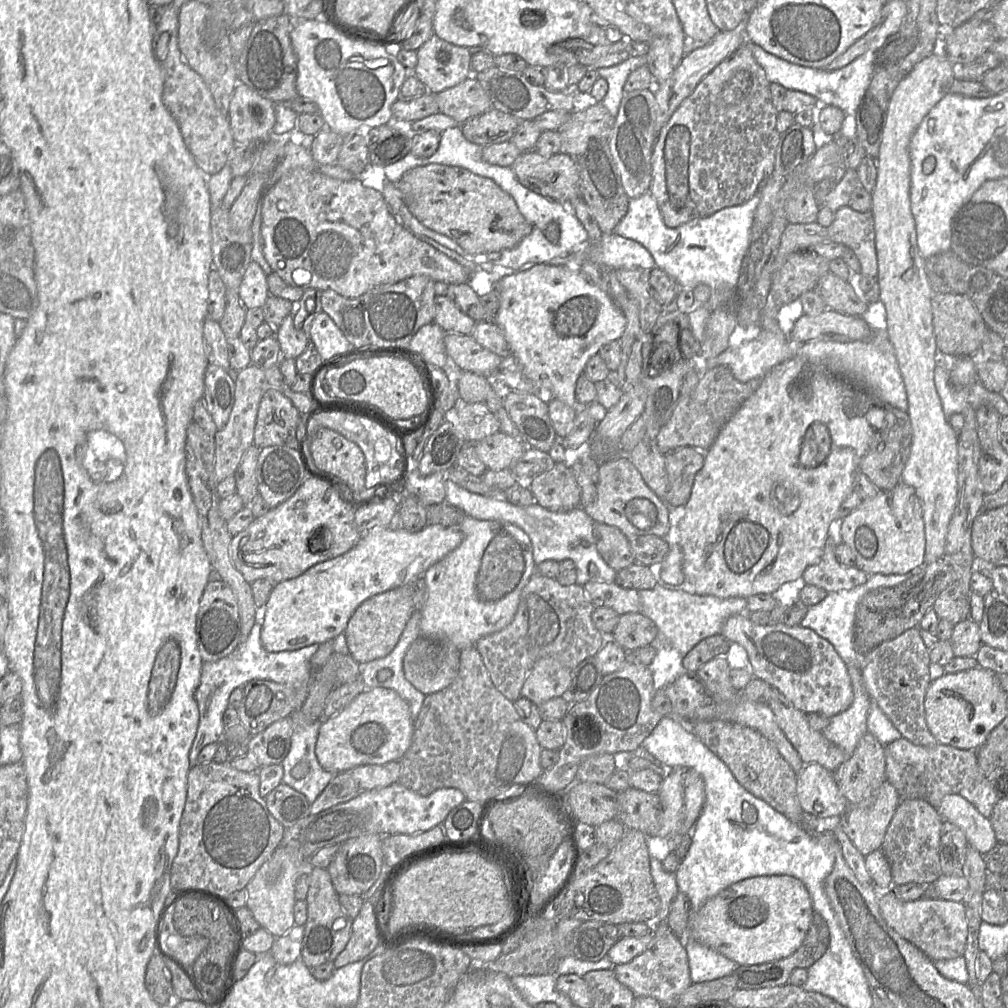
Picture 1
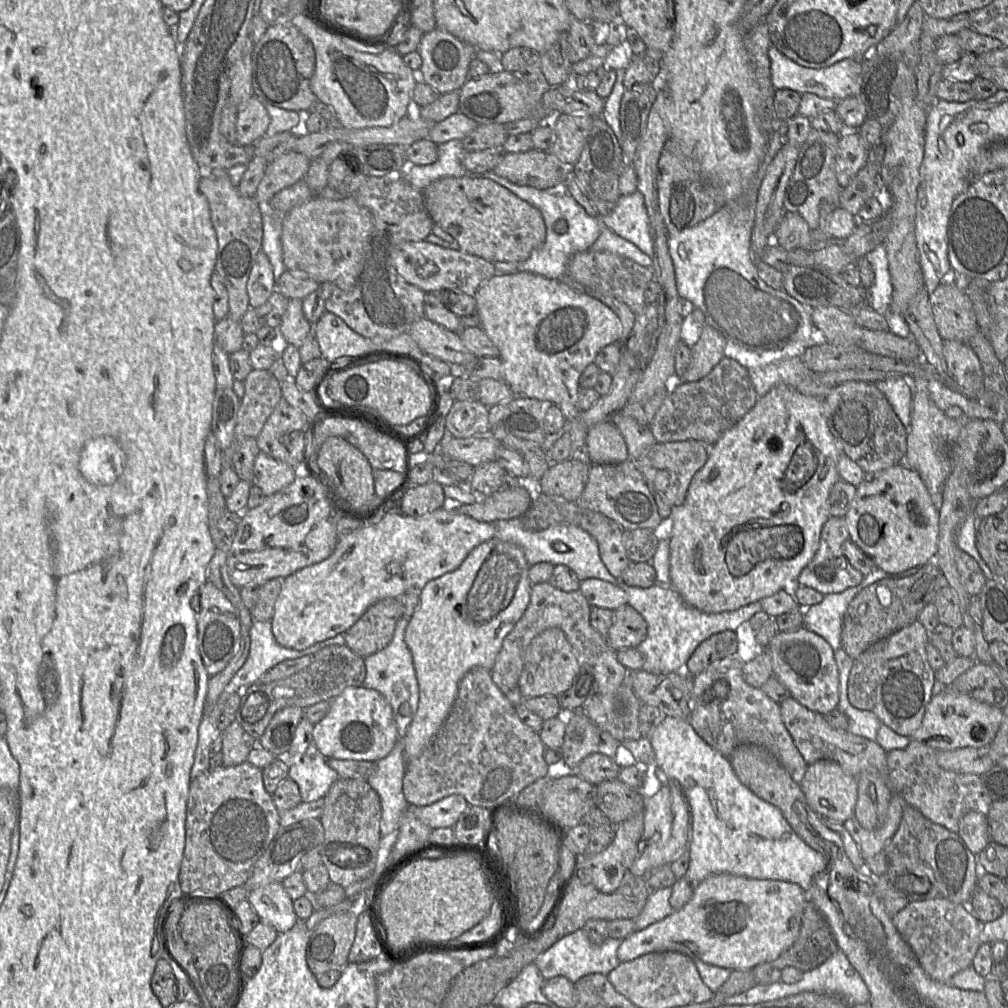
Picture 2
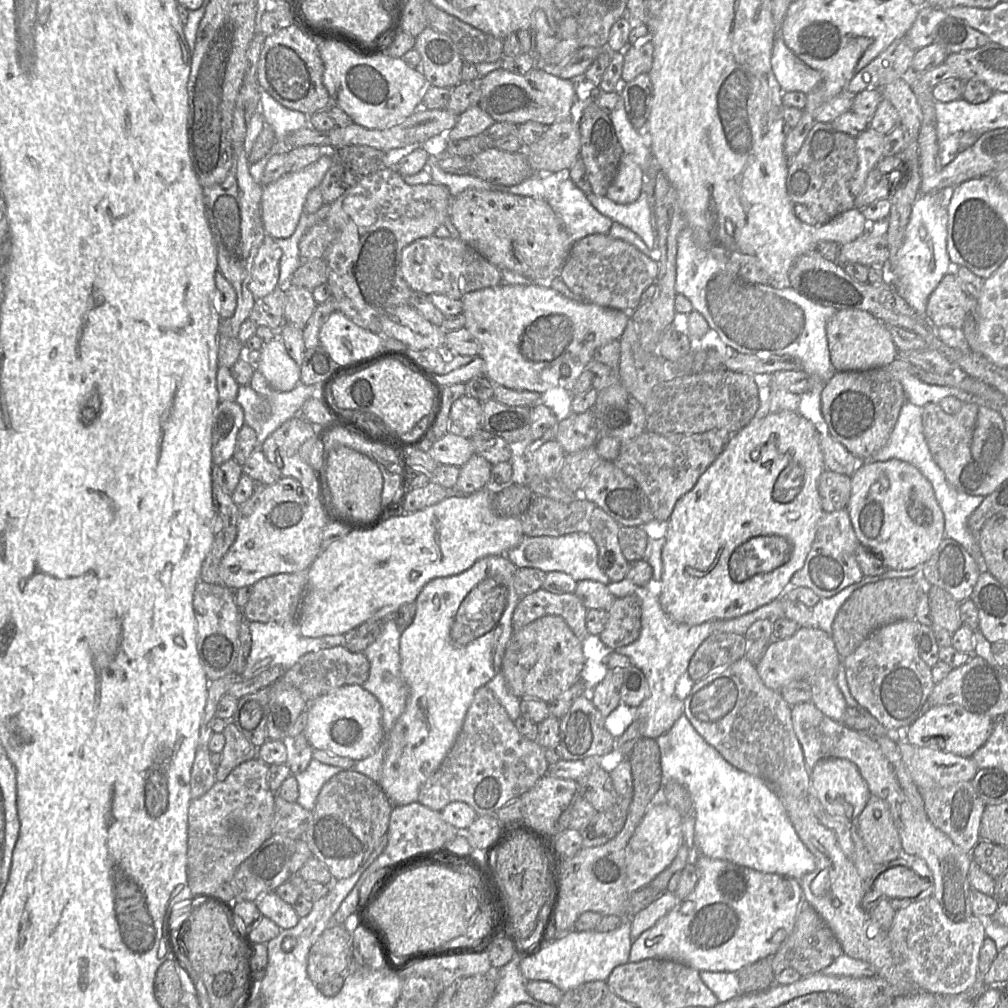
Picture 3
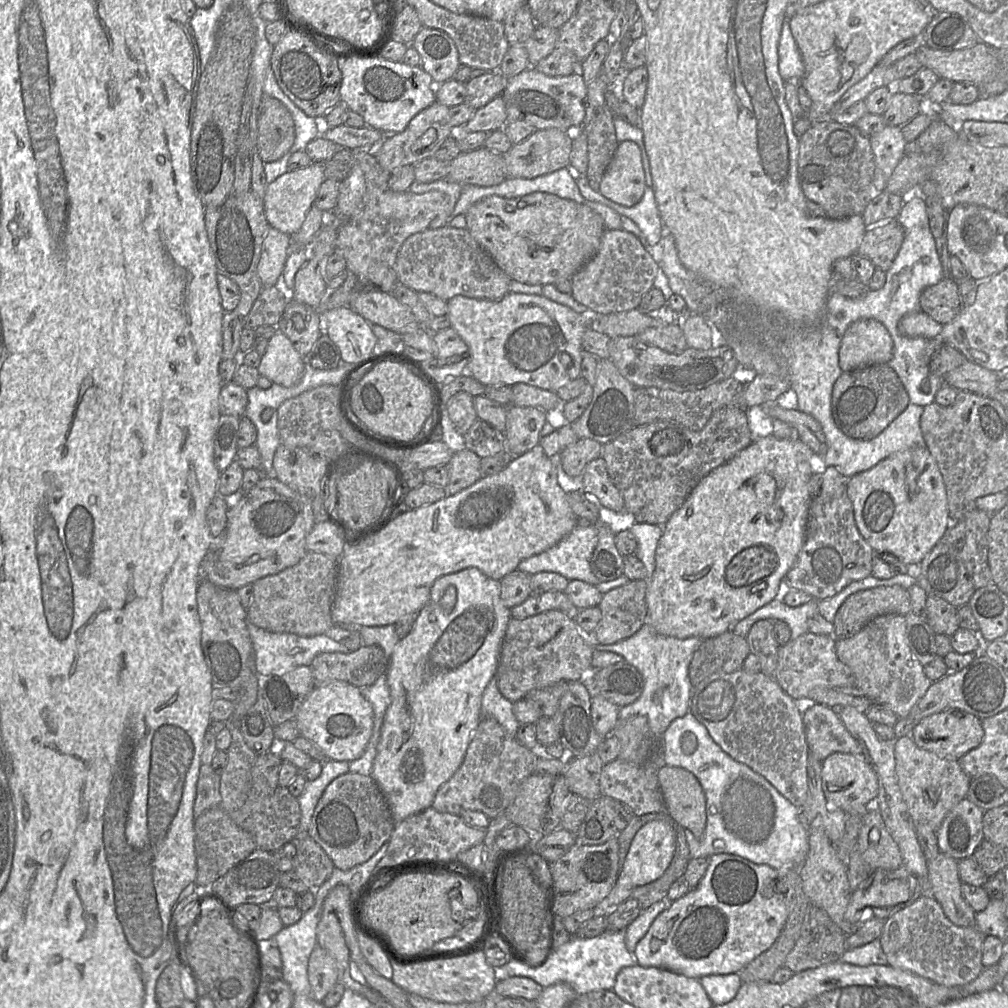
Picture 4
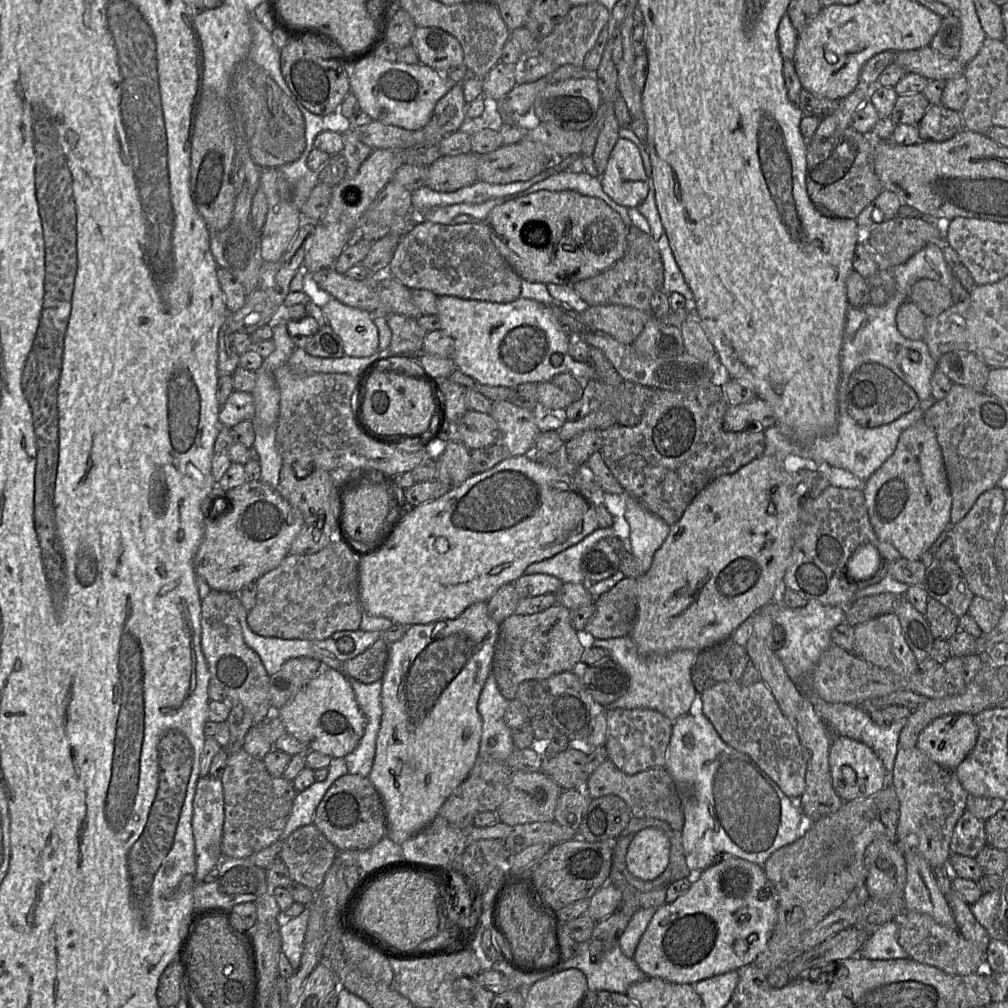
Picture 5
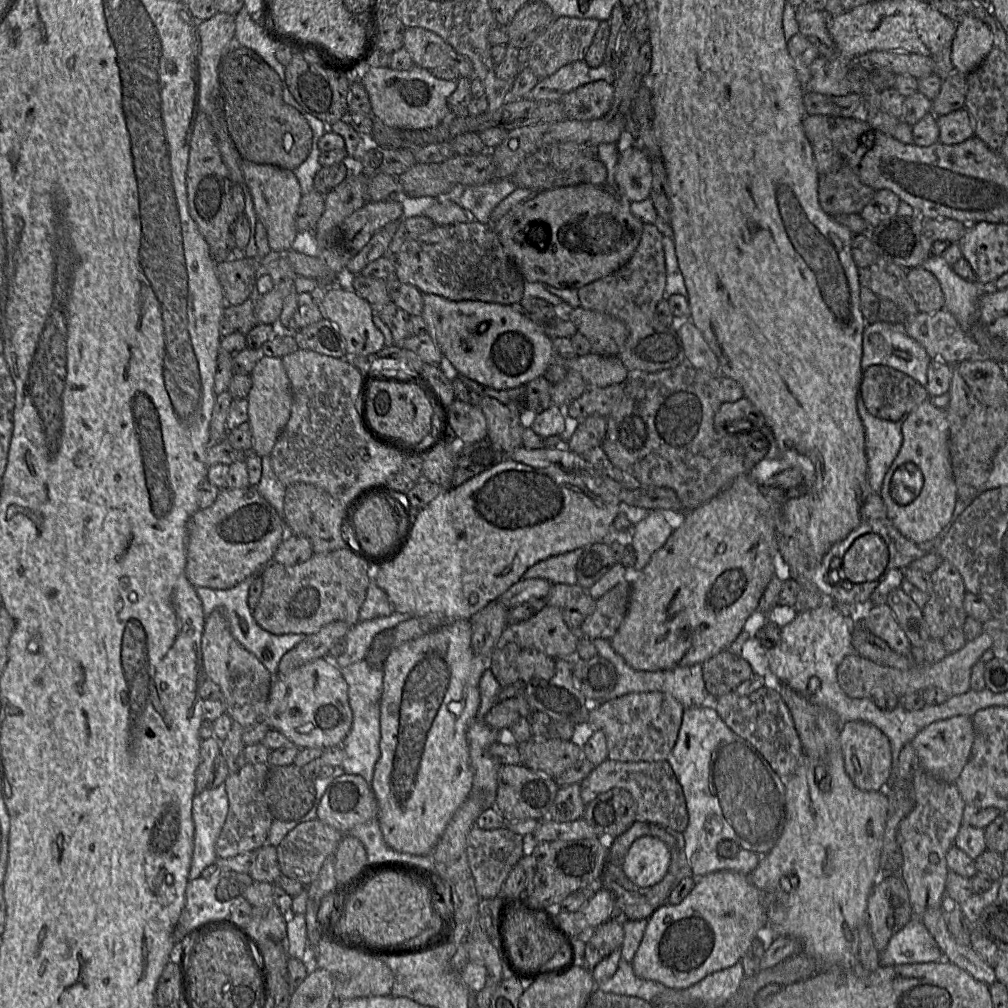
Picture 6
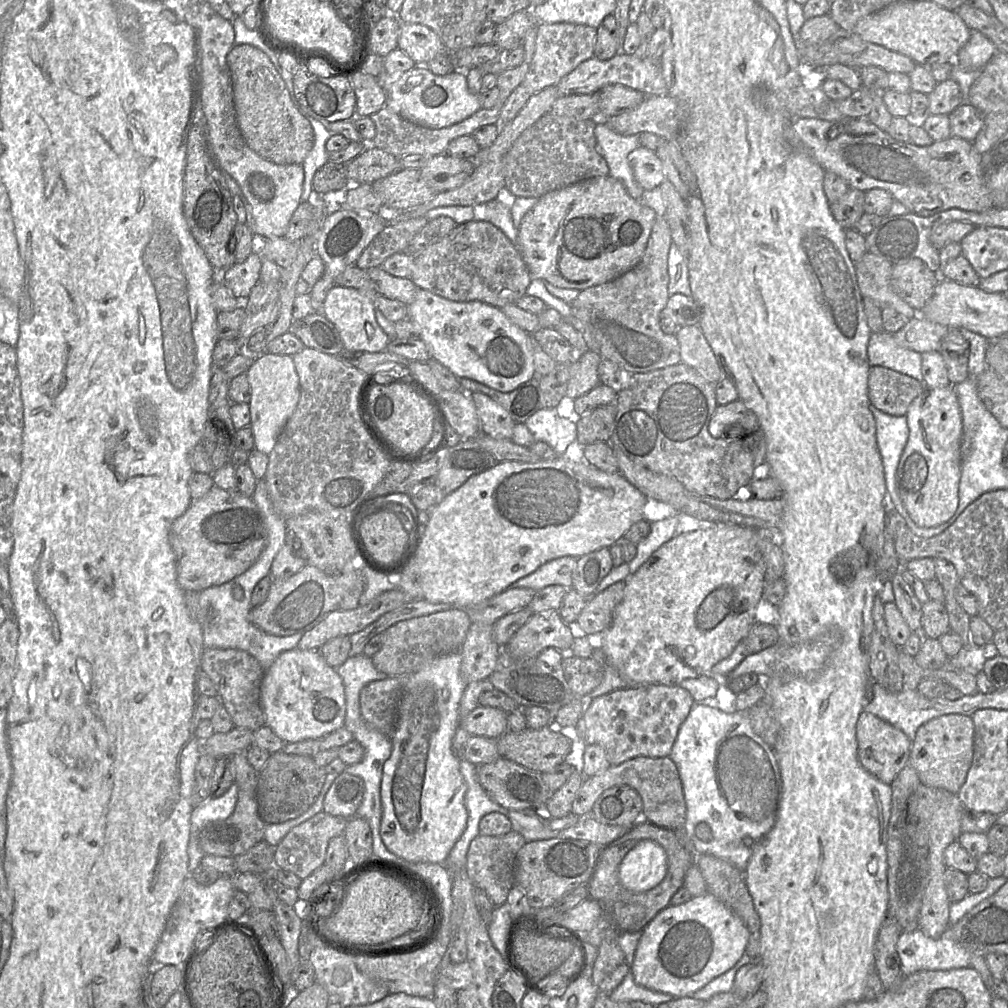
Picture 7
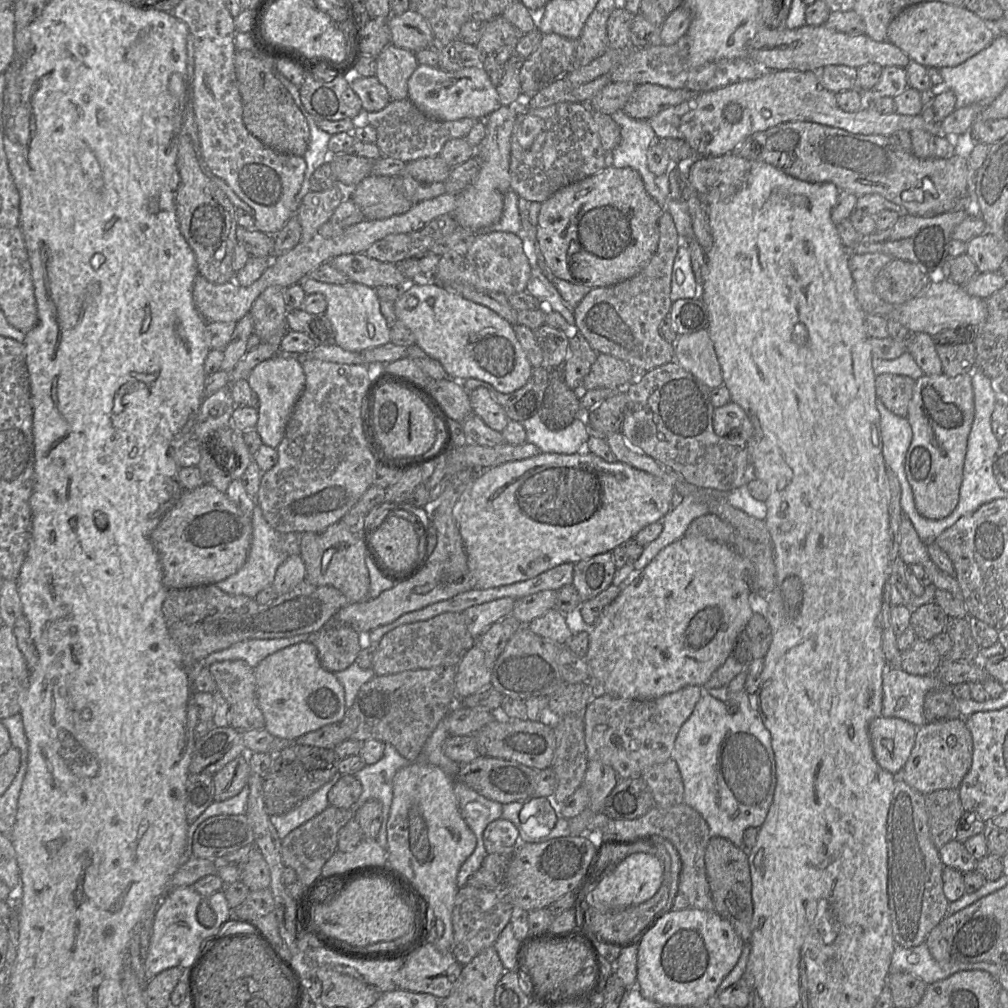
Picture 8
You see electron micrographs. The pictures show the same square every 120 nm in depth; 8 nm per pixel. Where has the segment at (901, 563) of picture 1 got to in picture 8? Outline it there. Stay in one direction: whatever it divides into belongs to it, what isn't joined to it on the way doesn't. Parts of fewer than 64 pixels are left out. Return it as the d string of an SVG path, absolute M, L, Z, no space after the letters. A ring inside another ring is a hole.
M944 373L923 375L917 379L906 417L913 430L913 440L906 454L905 470L915 507L925 518L946 518L958 505L974 416L972 373L955 377Z

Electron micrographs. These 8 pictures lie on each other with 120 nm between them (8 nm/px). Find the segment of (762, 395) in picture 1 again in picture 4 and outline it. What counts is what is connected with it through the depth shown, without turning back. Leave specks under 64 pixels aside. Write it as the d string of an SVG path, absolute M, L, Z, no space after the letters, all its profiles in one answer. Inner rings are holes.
M774 435L755 439L731 460L707 474L692 490L685 502L663 526L663 534L656 548L656 566L647 580L646 605L647 623L660 635L679 639L698 637L707 639L732 629L733 625L748 617L784 591L784 578L796 563L806 538L808 514L812 498L809 481L814 473L814 453L800 439L780 439Z

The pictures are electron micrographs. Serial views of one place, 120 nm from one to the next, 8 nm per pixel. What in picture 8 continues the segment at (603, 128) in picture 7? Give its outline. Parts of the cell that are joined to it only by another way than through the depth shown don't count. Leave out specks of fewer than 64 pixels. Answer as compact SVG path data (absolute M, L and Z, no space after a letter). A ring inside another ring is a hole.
M622 110L611 114L620 127L620 141L608 155L608 164L616 168L629 167L636 170L644 183L647 193L664 209L671 198L661 192L656 185L656 176L647 166L647 152L651 144L658 140L647 120L635 119Z

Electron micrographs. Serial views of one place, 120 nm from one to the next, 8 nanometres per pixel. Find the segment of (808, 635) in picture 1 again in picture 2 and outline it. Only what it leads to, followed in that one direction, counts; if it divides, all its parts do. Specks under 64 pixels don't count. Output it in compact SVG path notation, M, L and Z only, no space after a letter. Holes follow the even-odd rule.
M806 627L779 632L764 651L772 660L772 677L776 677L789 690L792 698L823 715L838 709L839 670L835 652L823 637Z

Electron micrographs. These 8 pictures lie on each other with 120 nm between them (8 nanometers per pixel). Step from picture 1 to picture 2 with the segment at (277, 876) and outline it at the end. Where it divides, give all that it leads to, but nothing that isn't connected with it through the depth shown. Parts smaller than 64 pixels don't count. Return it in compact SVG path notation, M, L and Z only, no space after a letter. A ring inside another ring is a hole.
M270 883L250 890L247 900L260 920L274 927L278 933L289 931L298 921L293 900L282 883Z

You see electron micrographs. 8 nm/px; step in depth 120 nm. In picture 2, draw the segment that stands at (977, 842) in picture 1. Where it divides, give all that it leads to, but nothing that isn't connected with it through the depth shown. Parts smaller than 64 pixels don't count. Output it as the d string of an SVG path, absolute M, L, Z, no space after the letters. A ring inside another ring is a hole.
M969 811L961 818L957 833L976 856L991 840L987 817L978 811Z

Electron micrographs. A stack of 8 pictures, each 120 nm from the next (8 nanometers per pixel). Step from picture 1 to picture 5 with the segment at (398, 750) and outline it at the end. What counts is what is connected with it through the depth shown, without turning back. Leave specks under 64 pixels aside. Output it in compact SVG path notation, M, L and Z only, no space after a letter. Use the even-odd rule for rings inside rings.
M323 667L295 696L277 711L286 733L305 744L309 751L331 758L345 758L361 740L366 718L361 711L349 678L341 671Z

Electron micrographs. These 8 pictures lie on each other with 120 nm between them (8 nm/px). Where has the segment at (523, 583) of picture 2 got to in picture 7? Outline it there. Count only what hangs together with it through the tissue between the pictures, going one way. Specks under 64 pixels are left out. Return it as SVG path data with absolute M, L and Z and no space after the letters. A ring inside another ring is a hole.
M454 652L437 657L418 671L403 676L405 691L391 736L392 753L383 765L380 833L387 849L409 862L445 864L467 825L467 785L460 772L461 759L453 748L453 738L459 727L460 700L468 685L461 676L460 667L460 652Z

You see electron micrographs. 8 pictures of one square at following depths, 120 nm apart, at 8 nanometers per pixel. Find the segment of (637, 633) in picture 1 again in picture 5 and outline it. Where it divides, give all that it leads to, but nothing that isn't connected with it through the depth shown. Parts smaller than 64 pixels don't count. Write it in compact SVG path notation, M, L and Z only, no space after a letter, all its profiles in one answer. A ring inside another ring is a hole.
M626 577L595 597L595 613L583 632L595 639L628 636L637 616L637 587L637 578Z

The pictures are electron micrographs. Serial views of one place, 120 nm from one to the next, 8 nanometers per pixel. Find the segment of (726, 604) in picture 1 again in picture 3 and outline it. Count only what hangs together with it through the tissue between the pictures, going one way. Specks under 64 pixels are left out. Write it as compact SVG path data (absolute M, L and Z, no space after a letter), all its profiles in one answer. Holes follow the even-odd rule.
M624 578L607 585L615 598L629 595L637 596L641 601L641 631L633 643L614 649L613 652L627 656L631 665L638 667L645 675L650 694L636 708L636 720L641 721L642 737L657 739L671 729L684 714L684 700L675 694L678 679L688 672L689 662L703 641L714 633L735 633L745 635L749 627L760 619L779 619L785 617L783 598L775 599L760 608L732 619L717 619L698 625L688 625L673 621L663 611L655 585L637 586Z

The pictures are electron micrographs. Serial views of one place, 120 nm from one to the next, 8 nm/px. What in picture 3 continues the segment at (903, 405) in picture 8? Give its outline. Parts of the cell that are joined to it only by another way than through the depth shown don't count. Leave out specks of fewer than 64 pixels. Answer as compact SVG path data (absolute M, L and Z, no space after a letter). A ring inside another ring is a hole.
M886 367L838 371L821 393L822 415L830 436L859 461L868 461L887 443L905 401L901 382Z

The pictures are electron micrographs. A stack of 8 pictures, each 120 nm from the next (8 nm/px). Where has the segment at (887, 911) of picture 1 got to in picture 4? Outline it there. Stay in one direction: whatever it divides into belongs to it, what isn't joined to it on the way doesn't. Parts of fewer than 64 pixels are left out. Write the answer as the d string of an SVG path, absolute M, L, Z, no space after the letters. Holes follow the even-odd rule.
M923 895L886 920L879 940L888 965L940 985L956 986L973 981L983 971L984 938L976 926L961 927L952 923L933 896Z

